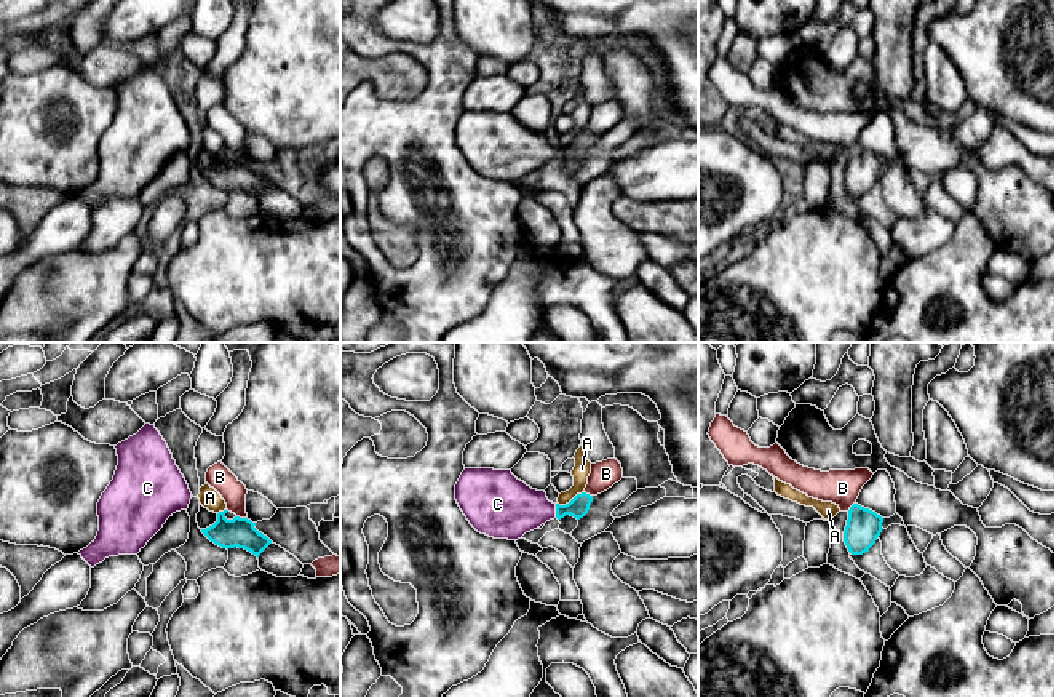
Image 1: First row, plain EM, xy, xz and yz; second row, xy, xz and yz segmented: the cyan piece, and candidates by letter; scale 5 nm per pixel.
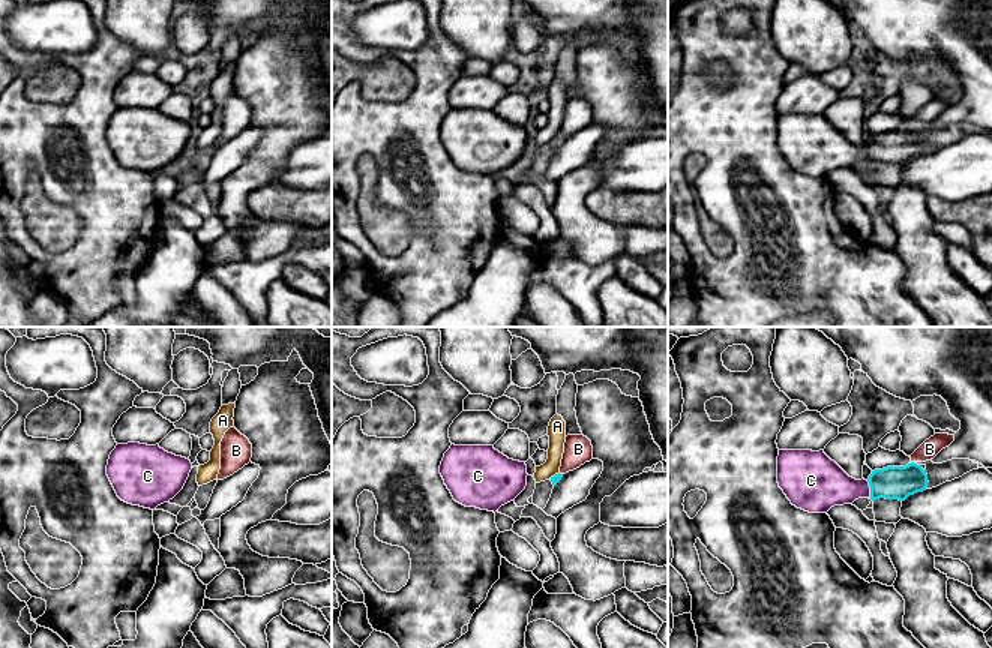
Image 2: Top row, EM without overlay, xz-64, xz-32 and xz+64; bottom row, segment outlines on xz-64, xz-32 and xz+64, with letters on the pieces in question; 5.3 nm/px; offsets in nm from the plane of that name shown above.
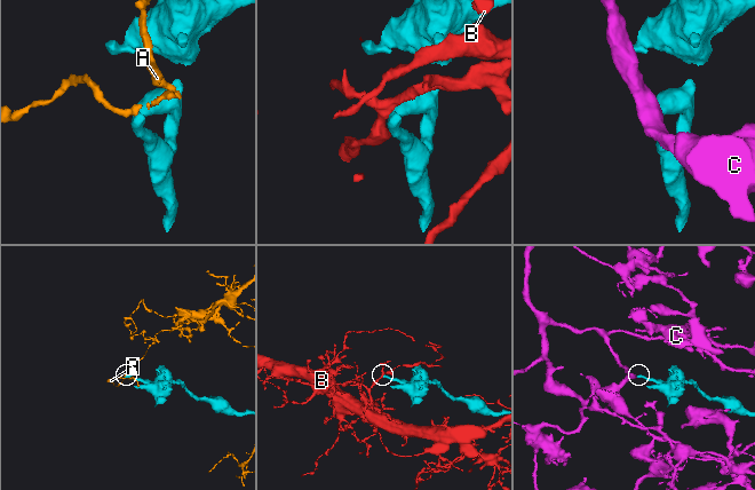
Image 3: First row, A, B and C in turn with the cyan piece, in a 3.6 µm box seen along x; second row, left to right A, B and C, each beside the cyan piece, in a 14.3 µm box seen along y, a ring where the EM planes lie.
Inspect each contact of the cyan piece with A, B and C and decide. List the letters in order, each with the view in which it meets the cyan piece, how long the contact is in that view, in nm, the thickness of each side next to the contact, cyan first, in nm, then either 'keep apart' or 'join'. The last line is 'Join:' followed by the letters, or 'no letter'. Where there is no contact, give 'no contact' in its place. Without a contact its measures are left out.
A: contact in xz; length 160 nm; calibres 100 and 90 nm; keep apart
B: contact in xy; length 60 nm; calibres 150 and 120 nm; keep apart
C: contact in xz; length 70 nm; calibres 100 and 300 nm; join
Join: C

